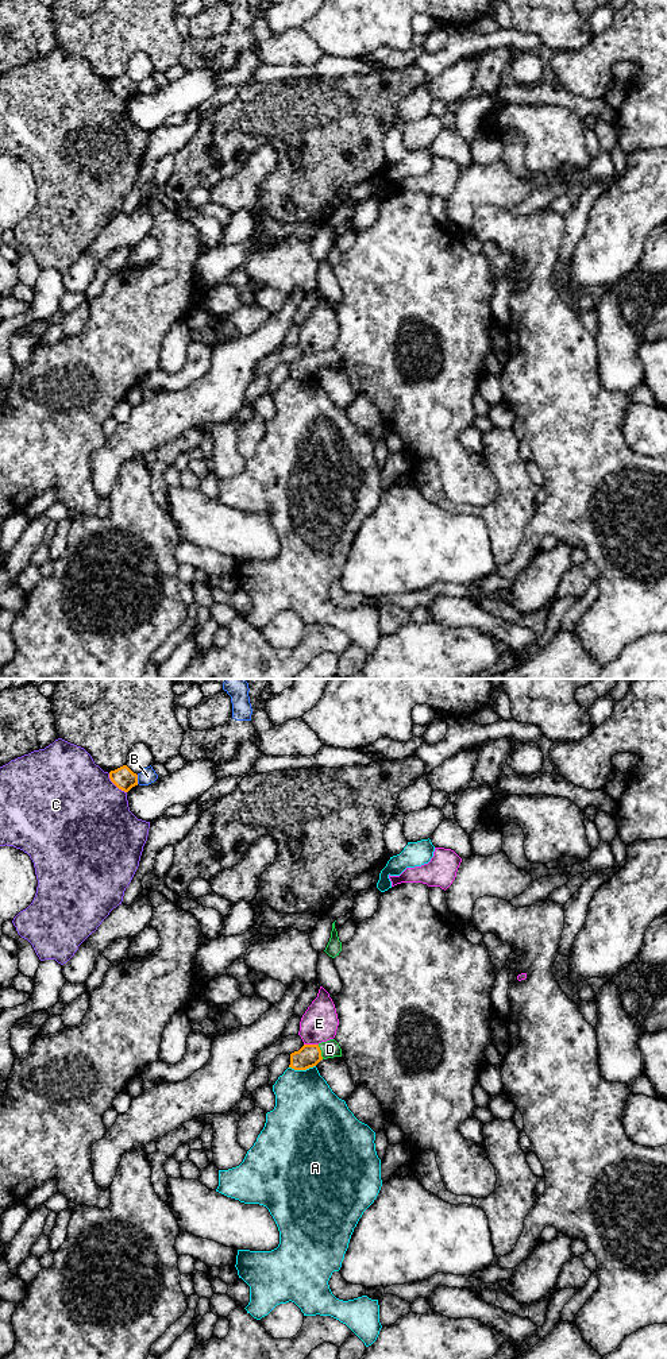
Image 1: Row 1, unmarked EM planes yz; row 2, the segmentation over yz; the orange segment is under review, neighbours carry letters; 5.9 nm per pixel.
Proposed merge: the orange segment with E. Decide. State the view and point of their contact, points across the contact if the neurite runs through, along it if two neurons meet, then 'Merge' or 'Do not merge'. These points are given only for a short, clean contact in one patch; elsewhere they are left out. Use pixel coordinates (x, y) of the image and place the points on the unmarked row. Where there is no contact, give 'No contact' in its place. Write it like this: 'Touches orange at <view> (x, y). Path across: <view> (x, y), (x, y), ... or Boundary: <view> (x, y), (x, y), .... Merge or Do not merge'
Touches orange at yz (311, 354). Boundary: yz (304, 352), (317, 354). Do not merge

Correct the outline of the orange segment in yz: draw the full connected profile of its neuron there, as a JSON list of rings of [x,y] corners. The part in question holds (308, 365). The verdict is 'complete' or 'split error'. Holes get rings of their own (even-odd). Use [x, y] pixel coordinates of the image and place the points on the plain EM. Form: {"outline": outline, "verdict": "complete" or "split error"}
{"outline": [[[335,348],[319,354],[304,354],[298,360],[290,363],[289,377],[306,379],[316,375],[321,368],[342,366],[342,358]]], "verdict": "split error"}

